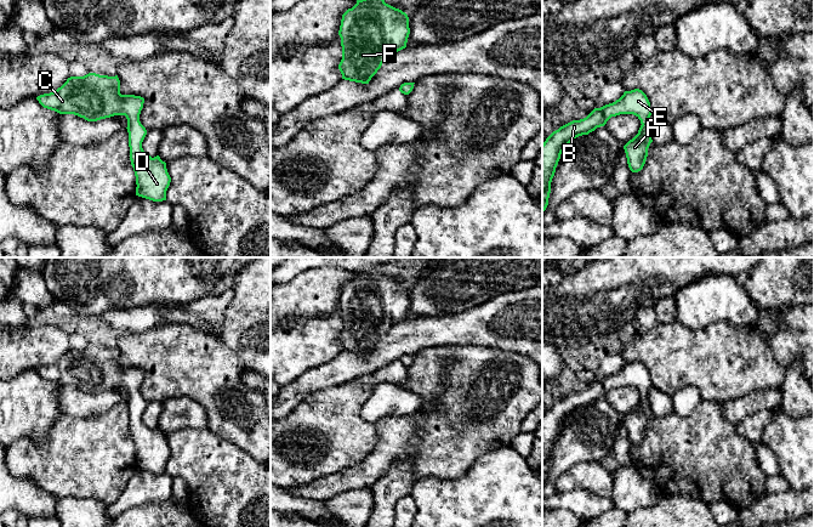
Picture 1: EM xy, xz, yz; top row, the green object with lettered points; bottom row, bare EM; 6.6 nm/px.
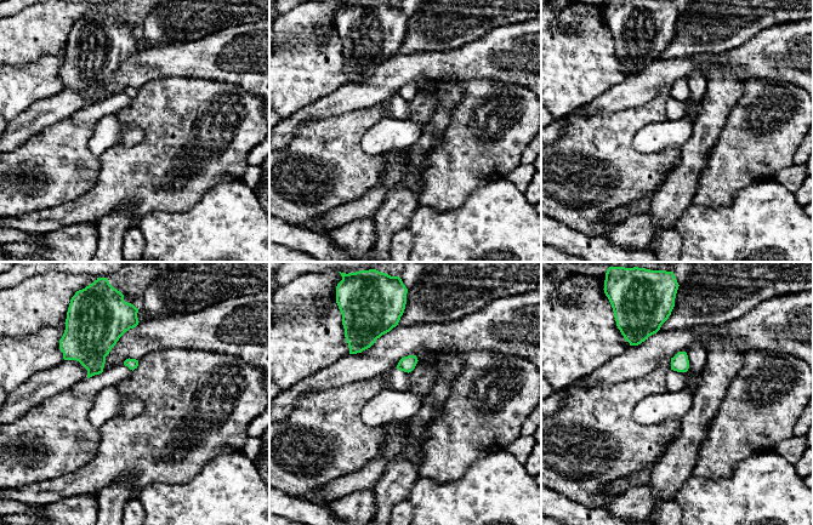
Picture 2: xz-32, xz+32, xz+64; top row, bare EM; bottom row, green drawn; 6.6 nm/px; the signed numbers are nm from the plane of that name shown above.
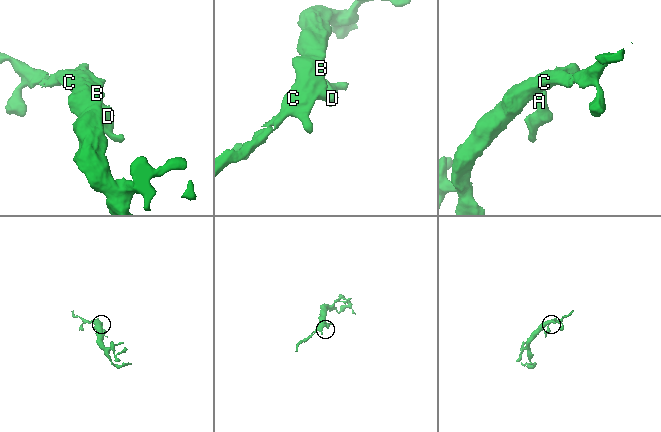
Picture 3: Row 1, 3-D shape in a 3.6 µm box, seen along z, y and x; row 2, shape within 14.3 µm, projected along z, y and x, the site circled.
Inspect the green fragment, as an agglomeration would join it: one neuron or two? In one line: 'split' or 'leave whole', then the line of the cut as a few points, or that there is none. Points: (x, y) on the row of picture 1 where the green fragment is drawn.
leave whole | no cut

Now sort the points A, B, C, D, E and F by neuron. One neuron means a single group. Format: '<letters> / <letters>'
A B C D E F

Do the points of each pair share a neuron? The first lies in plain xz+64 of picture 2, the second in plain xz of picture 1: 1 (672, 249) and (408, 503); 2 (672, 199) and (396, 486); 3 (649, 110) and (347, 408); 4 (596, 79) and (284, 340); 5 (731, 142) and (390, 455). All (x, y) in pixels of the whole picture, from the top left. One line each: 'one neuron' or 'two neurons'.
1: one neuron
2: one neuron
3: one neuron
4: one neuron
5: one neuron

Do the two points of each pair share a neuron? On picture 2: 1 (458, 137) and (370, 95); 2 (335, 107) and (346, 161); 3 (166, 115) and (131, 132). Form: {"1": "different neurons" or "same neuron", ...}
{"1": "different neurons", "2": "different neurons", "3": "different neurons"}

